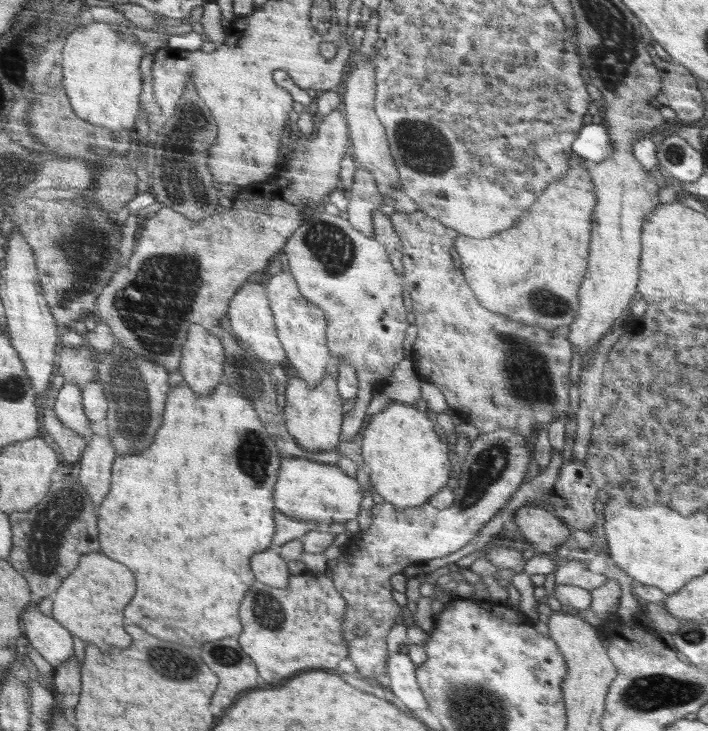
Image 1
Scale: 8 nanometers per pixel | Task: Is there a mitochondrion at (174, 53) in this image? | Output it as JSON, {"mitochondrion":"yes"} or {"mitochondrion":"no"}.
{"mitochondrion":"no"}

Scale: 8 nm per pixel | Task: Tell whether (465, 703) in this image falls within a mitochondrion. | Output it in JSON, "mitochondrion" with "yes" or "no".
{"mitochondrion":"yes"}

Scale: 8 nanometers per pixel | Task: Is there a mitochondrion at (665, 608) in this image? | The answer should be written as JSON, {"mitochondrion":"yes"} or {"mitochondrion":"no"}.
{"mitochondrion":"no"}

